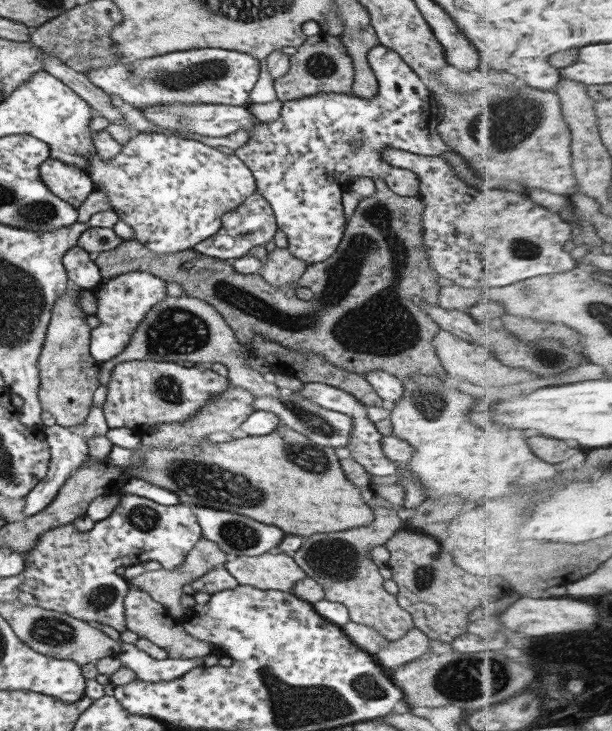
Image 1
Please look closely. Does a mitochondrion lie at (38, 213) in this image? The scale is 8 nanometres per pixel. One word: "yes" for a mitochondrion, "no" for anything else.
yes

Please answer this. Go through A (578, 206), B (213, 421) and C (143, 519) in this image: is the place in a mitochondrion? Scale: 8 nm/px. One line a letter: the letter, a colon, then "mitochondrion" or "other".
A: other
B: other
C: mitochondrion

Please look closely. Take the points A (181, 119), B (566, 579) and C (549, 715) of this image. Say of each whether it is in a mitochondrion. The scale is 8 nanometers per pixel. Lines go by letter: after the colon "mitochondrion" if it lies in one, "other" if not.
A: mitochondrion
B: other
C: other

